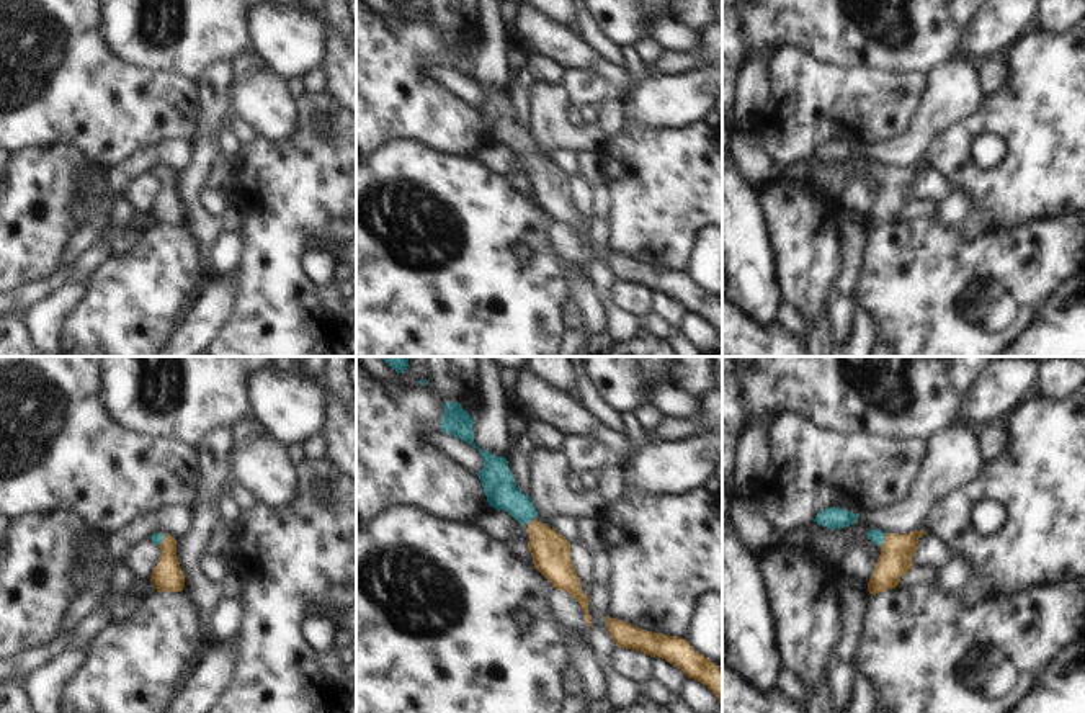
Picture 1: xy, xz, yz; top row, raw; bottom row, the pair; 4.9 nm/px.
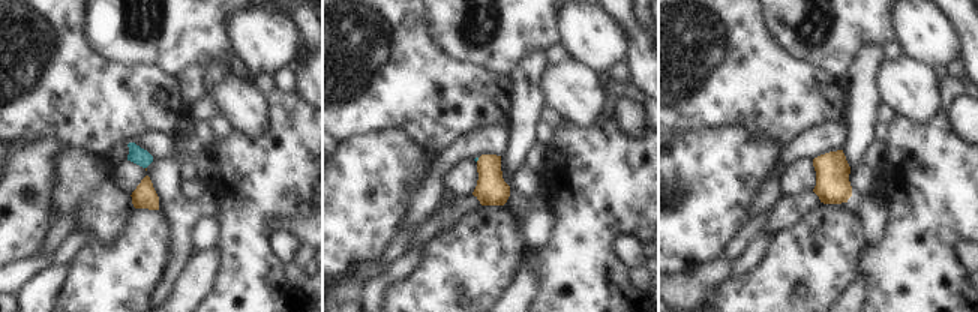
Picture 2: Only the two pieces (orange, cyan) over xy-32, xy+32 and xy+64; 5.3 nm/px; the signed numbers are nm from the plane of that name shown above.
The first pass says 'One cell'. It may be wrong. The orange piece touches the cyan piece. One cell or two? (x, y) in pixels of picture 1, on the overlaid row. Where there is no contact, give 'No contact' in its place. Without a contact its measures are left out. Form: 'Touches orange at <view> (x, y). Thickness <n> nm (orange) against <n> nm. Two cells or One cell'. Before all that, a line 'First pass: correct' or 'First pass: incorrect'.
First pass: correct
Touches orange at yz (884, 540). Thickness 160 nm (orange) against 70 nm. One cell

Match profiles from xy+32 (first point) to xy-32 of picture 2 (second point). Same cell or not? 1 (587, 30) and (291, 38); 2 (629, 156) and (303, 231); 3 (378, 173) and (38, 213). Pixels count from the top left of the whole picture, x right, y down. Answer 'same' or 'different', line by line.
1: same
2: different
3: same

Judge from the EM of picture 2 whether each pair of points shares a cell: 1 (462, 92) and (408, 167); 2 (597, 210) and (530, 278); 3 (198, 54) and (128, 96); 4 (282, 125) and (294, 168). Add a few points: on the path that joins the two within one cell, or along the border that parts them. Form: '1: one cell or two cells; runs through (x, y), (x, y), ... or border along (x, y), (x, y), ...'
1: two cells; border along (392, 131), (404, 131), (414, 143), (435, 153)
2: two cells; border along (524, 260), (537, 273), (536, 296)
3: two cells; border along (132, 65), (159, 66), (176, 77)
4: one cell; runs through (293, 135), (294, 158)

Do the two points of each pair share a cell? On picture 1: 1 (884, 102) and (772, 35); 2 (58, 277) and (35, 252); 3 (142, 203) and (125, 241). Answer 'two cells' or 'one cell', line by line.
1: two cells
2: two cells
3: two cells

